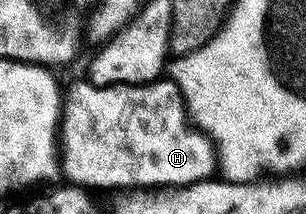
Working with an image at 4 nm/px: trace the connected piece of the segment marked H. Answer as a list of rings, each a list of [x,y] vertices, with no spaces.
[[[87,79],[74,83],[63,97],[63,112],[59,126],[59,160],[61,172],[72,184],[80,185],[90,191],[97,189],[125,189],[124,191],[149,191],[154,187],[184,187],[197,181],[207,181],[214,176],[219,162],[213,142],[191,123],[185,108],[185,98],[179,87],[171,79],[158,79],[148,85],[92,85]]]

